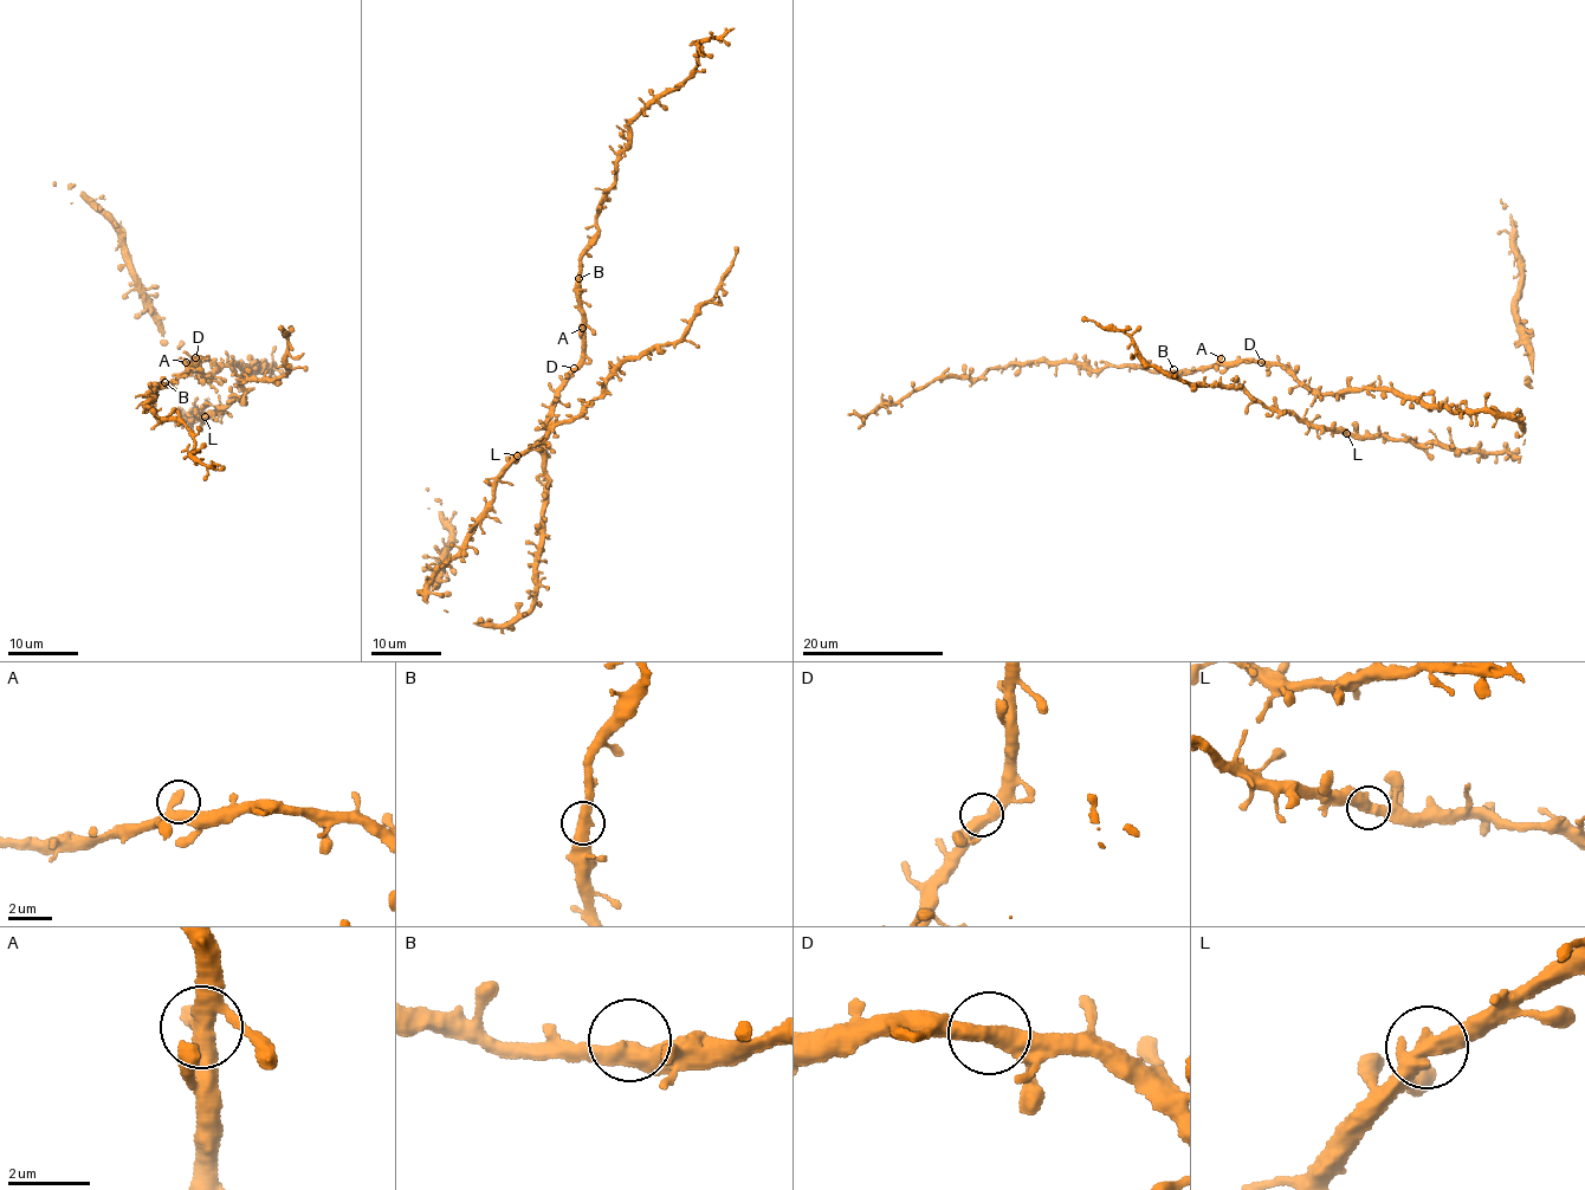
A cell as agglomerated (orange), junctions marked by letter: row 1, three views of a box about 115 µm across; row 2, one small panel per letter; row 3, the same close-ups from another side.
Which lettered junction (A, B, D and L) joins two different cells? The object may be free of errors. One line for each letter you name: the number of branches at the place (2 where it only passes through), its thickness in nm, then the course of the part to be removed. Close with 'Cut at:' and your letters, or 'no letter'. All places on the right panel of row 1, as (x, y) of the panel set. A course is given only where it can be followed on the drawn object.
Cut at: no letter

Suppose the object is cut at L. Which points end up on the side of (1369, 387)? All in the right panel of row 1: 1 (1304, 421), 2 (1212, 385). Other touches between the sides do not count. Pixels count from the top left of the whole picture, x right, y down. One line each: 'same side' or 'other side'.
1: other side
2: other side

